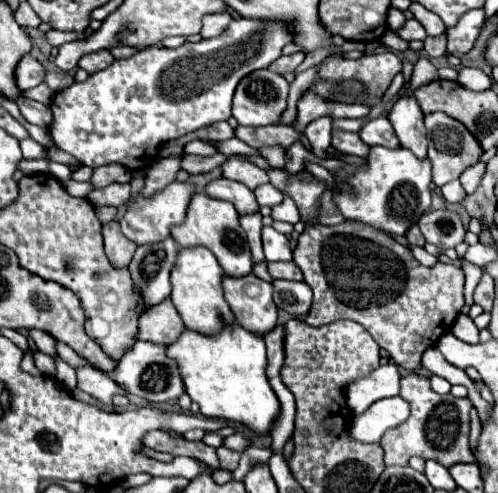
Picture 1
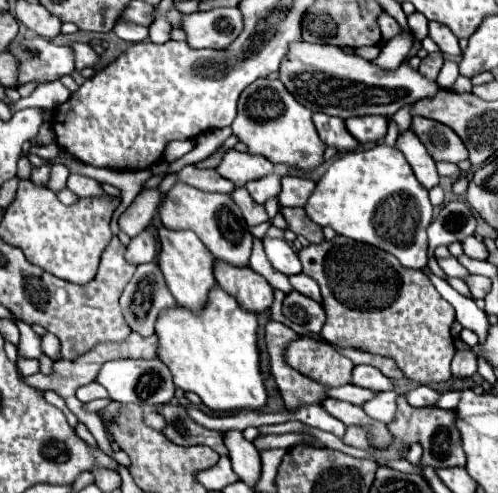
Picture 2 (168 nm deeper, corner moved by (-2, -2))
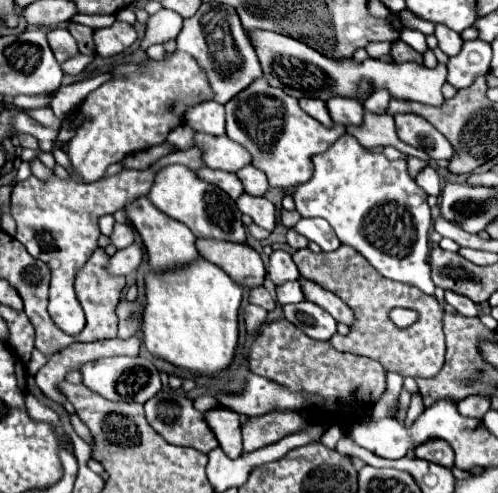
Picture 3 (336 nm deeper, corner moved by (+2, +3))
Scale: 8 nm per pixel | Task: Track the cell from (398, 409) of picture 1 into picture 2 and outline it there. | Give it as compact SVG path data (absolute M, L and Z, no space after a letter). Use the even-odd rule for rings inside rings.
M389 391L389 393L377 393L377 397L373 397L371 401L367 401L363 405L363 411L383 423L391 423L395 419L395 411L397 411L397 393Z

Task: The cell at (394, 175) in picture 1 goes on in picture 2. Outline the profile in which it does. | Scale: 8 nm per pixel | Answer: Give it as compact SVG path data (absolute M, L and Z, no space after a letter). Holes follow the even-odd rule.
M385 143L349 151L335 159L317 181L305 203L305 213L321 227L333 227L347 239L373 245L397 257L405 269L423 269L427 265L427 227L433 217L433 205L427 189L417 185L405 155Z

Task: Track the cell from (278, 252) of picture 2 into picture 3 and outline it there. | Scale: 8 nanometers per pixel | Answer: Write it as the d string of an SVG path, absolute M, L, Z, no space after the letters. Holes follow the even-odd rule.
M273 250L273 254L269 256L267 272L275 284L283 284L287 280L299 278L299 272L297 272L297 266L293 264L291 254L285 250Z

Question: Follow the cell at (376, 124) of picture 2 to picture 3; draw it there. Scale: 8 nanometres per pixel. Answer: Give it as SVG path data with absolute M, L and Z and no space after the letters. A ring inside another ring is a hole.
M331 98L327 100L327 110L335 124L343 124L343 126L363 124L365 108L355 98Z

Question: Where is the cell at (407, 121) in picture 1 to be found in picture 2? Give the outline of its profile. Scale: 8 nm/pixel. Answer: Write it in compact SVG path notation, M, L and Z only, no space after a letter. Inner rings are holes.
M407 129L399 139L397 139L397 149L405 155L405 159L409 161L417 181L425 187L425 189L433 189L435 185L439 185L439 175L435 169L435 161L429 157L427 149L421 145L421 141L417 141L417 135L413 135L411 129Z

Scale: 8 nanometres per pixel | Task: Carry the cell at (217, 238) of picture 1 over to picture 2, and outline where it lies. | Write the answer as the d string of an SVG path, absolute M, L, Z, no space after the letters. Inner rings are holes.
M177 181L165 193L165 197L159 205L159 219L165 227L169 227L173 231L183 231L183 229L193 231L217 259L223 259L223 261L239 265L239 267L249 263L253 235L249 233L249 227L241 215L241 209L235 205L231 195L197 191L185 183Z

